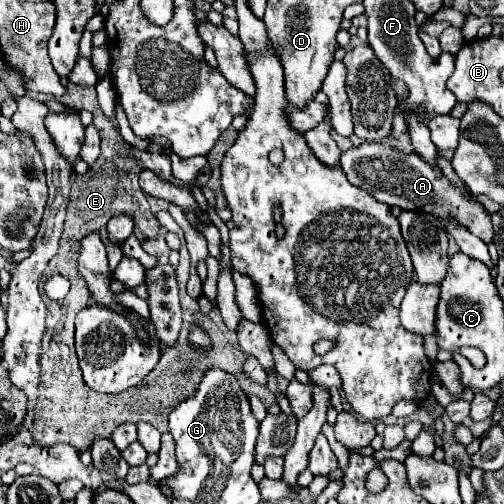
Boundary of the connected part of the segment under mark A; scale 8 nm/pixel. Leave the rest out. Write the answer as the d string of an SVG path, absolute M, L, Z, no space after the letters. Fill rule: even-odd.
M362 142L358 148L342 154L340 166L352 184L372 194L378 202L384 202L388 206L400 206L402 210L410 212L426 212L442 220L454 216L454 220L458 220L484 244L492 242L494 230L490 224L490 212L474 196L454 186L438 168L426 164L426 160L422 160L418 154L404 154L382 142Z

